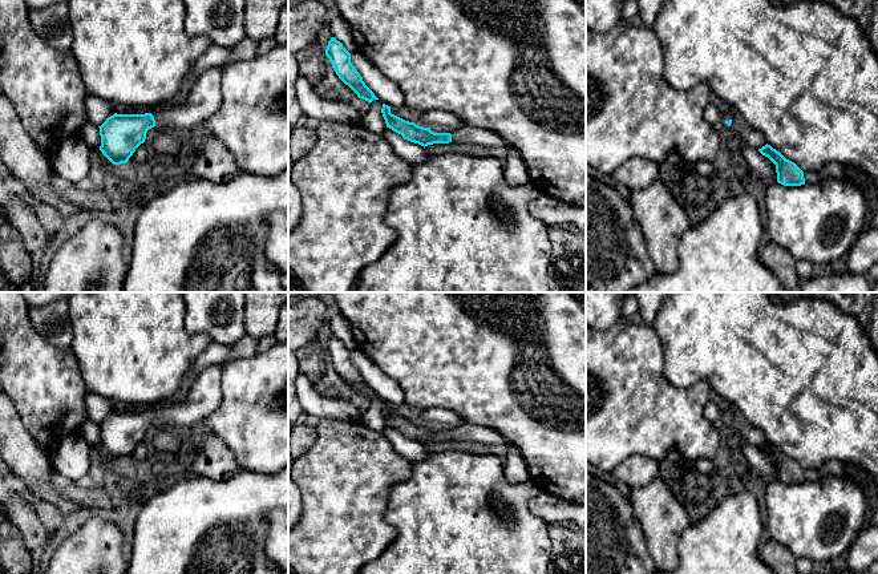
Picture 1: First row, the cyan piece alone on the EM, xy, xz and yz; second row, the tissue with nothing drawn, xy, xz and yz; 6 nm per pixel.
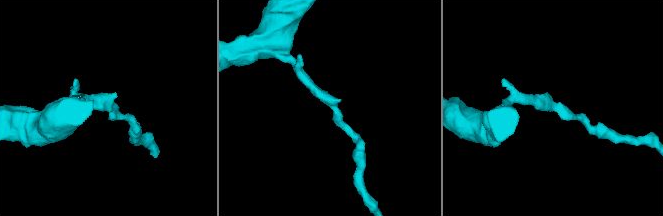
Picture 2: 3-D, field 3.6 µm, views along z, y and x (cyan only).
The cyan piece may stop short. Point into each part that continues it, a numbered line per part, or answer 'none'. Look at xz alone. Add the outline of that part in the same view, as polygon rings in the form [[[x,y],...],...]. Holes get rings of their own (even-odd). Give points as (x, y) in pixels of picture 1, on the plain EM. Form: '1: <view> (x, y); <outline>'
1: xz (466, 432); [[[469,423],[456,427],[450,432],[452,438],[457,441],[473,441],[483,445],[511,445],[510,440],[503,434],[490,428],[478,427]]]

